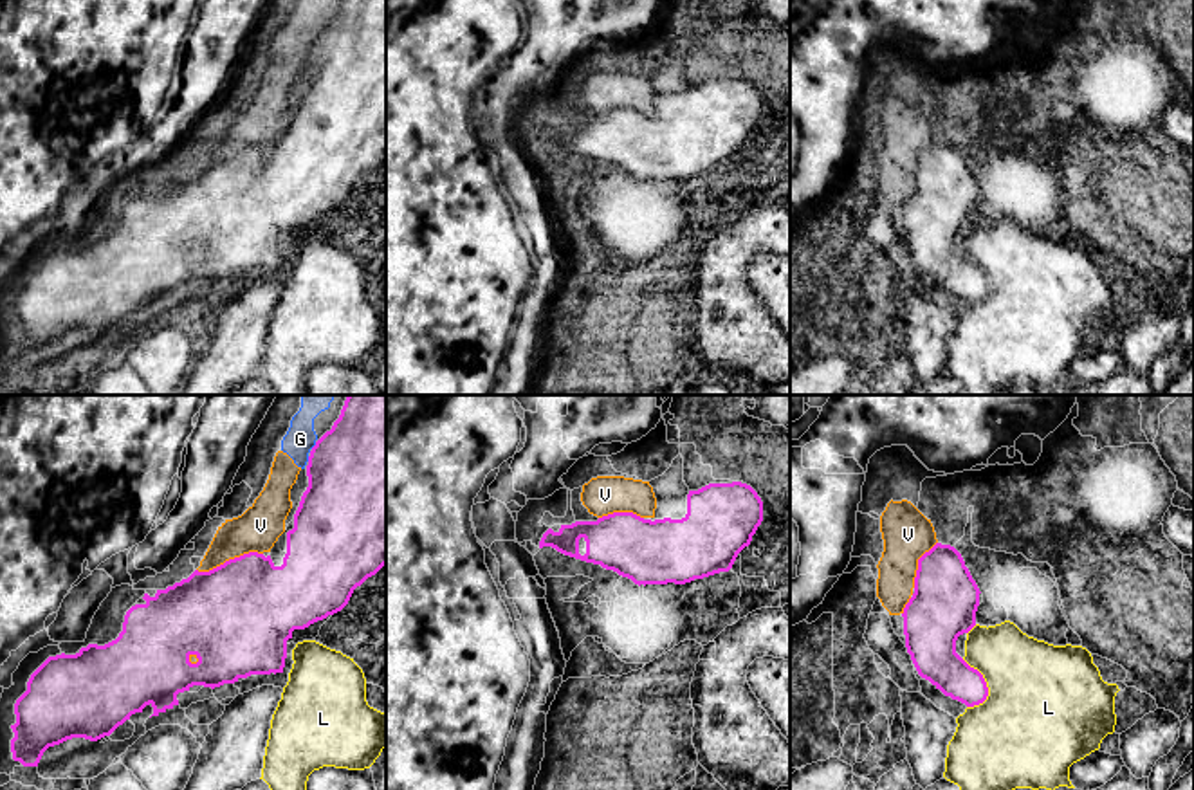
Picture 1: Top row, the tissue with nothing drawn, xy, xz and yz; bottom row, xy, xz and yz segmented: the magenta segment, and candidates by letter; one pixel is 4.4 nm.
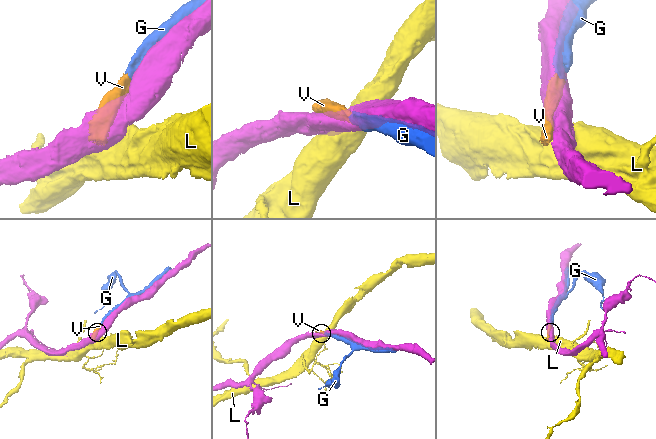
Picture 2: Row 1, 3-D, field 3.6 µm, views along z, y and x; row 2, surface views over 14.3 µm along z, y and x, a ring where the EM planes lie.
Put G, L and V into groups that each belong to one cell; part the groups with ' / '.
G V / L

